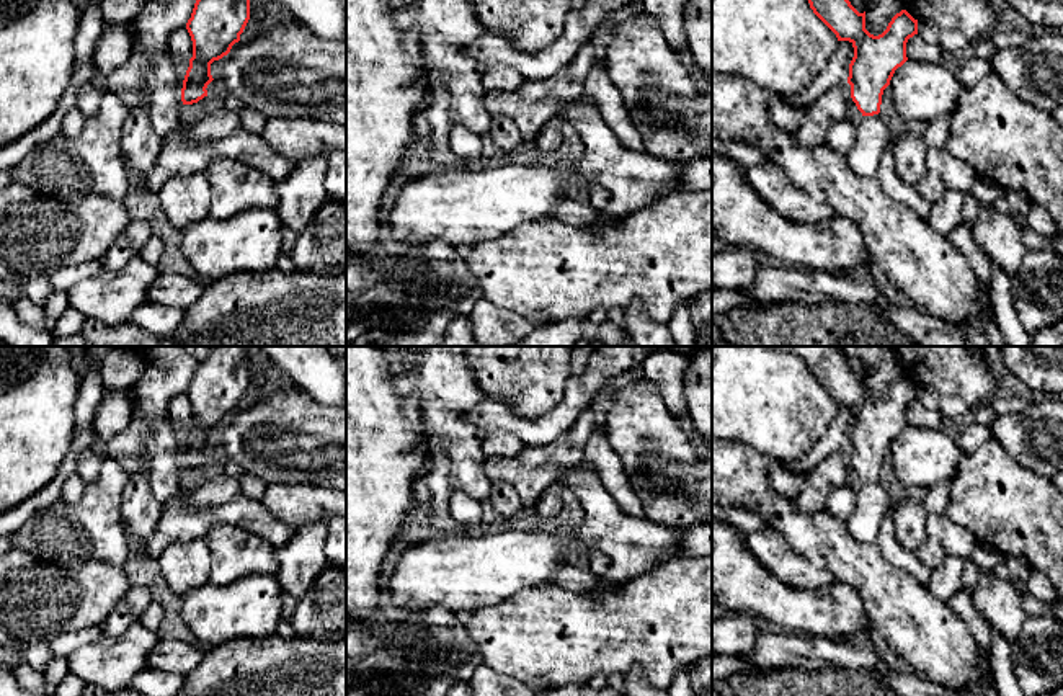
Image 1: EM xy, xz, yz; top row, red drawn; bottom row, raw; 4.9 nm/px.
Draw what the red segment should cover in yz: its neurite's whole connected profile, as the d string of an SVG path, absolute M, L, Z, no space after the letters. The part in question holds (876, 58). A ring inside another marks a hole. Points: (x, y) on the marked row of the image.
M808 0L808 3L838 41L849 41L854 47L847 83L851 98L864 118L844 158L857 176L877 178L883 152L893 139L878 114L882 95L895 70L908 60L906 42L918 34L918 20L901 10L882 34L874 36L865 29L865 11L859 13L849 0Z

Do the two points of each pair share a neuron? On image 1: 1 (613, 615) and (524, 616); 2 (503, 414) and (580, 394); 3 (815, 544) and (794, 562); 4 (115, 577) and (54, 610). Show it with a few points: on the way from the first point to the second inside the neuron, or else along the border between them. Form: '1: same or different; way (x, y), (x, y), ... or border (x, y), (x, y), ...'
1: same; way (591, 616), (546, 616)
2: same; way (523, 427), (549, 427), (562, 414)
3: different; border (774, 528), (797, 553), (823, 564), (835, 575)
4: same; way (100, 585), (84, 597), (69, 598)

